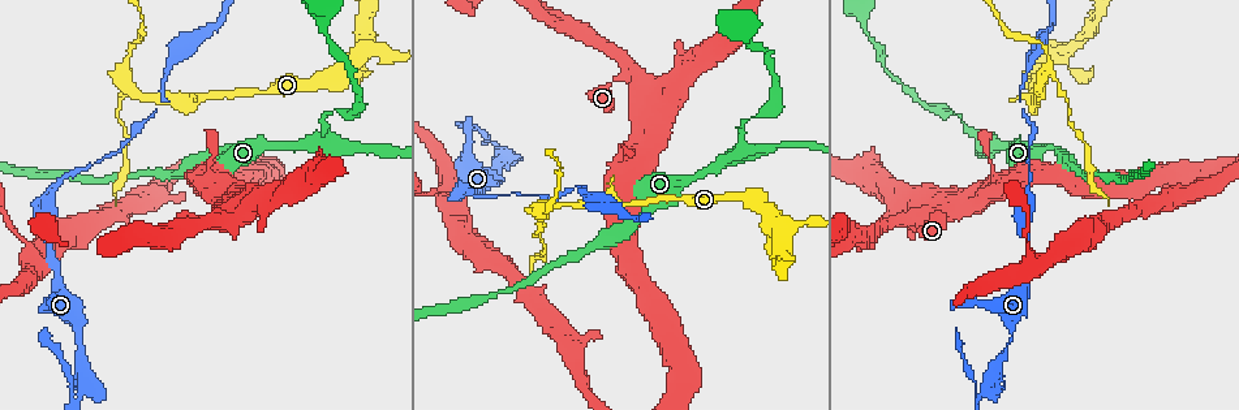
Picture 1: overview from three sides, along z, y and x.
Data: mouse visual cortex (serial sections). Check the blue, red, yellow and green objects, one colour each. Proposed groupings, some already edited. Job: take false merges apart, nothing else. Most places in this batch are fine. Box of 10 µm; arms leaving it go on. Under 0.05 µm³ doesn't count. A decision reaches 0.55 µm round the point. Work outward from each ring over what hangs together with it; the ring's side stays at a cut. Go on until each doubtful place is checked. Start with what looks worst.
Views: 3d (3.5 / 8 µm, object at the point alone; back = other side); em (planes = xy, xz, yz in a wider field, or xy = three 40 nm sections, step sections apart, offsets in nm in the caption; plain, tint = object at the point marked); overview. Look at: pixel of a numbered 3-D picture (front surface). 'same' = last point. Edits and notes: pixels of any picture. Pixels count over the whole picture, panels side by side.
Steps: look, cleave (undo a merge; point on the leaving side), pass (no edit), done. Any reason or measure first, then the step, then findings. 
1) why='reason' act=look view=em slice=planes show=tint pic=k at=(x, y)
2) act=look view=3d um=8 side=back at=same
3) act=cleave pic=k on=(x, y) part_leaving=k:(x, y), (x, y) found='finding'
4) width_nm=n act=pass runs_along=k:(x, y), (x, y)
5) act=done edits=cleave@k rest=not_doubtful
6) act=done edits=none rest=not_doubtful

why='a fork' act=look view=3d um=8 side=back pic=1 at=(540, 211)

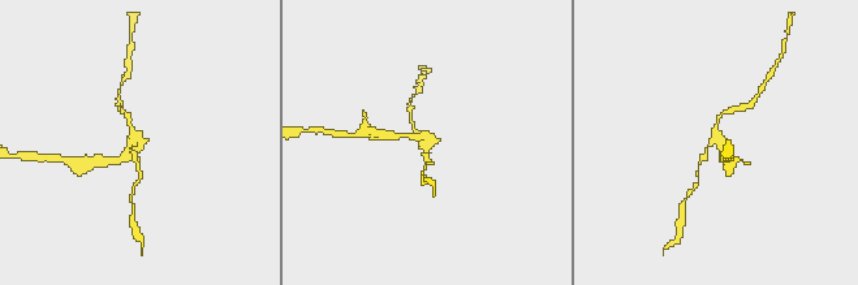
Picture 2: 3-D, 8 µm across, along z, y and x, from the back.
why='zoom in' act=look view=3d um=3.5 at=same

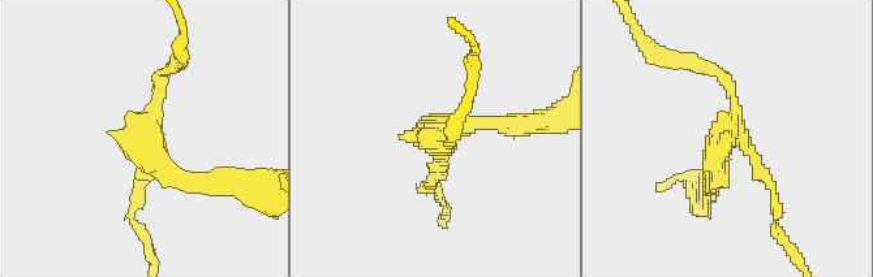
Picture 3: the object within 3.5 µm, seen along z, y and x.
arms=3 arm_widths_nm=150,150,150 act=look view=em slice=xy step=1 show=tint pic=3 at=(150, 132)

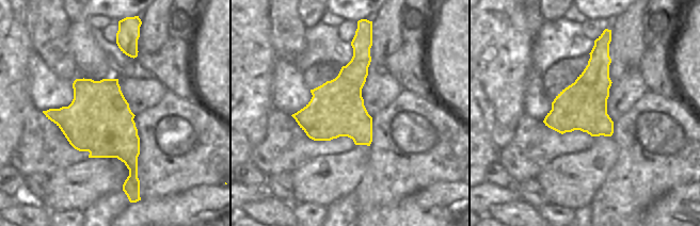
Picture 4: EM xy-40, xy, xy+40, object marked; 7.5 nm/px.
width_nm=420 act=pass runs_along=3:(495, 125), (439, 128), (431, 185) found='all the same cell'

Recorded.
why='sharp bend' act=look view=3d um=3.5 pic=1 at=(751, 117)

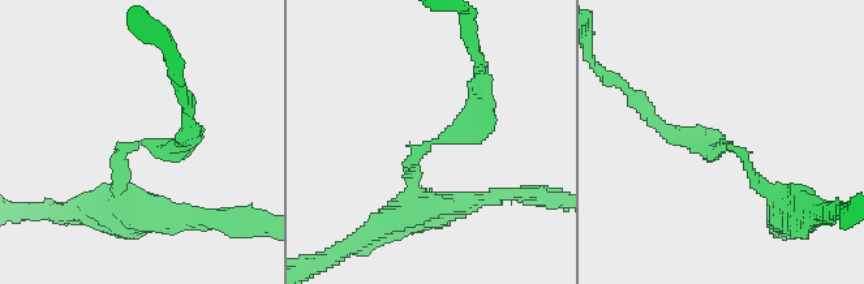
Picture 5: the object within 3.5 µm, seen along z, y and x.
arm_widths_nm=150,250 why='shape alone is not enough' act=look view=em slice=xy step=5 show=tint pic=5 at=(142, 145)

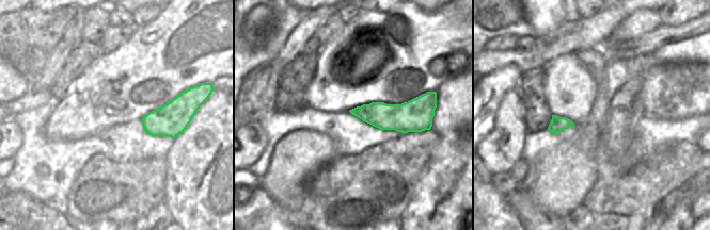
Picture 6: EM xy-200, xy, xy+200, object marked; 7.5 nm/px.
act=pass runs_along=5:(413, 190), (409, 159), (473, 123), (481, 84) found='continuous, no second cell'

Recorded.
why='sharp bend' act=look view=3d um=3.5 pic=1 at=(988, 386)

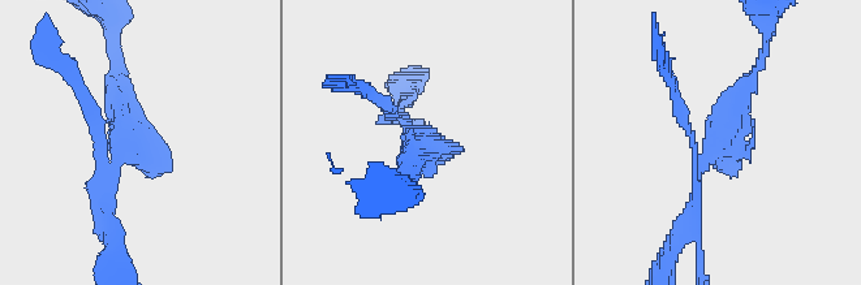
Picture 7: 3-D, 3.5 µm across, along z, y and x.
why='need the tissue' act=look view=em slice=xy step=5 show=tint pic=7 at=(714, 142)

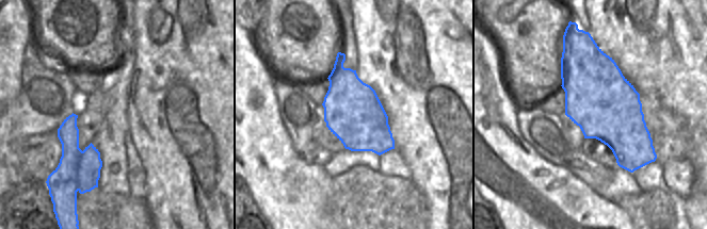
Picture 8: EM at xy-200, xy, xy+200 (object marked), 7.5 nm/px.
act=cleave pic=7 on=(696, 237) part_leaving=7:(697, 159), (694, 139), (661, 55) found='two cells meet here'

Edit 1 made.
act=done edits=cleave@7 rest=not_doubtful

